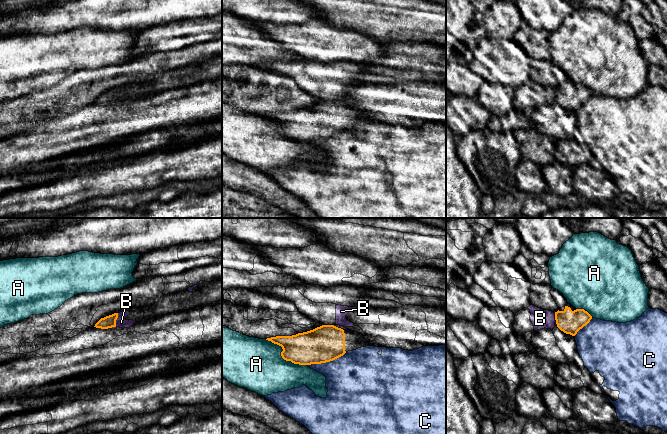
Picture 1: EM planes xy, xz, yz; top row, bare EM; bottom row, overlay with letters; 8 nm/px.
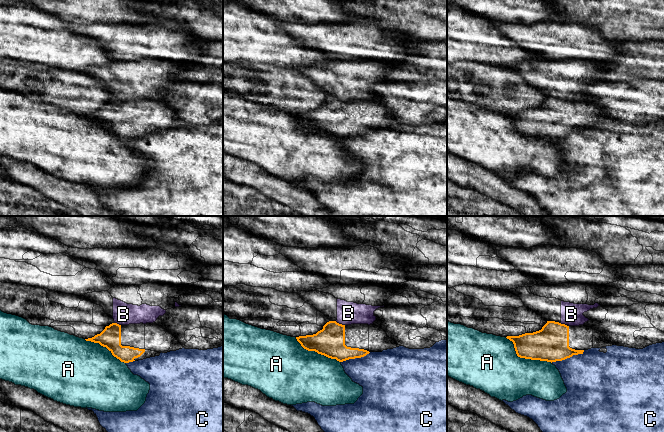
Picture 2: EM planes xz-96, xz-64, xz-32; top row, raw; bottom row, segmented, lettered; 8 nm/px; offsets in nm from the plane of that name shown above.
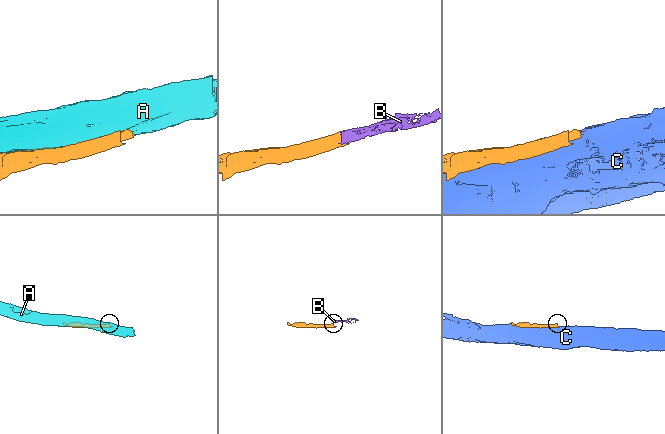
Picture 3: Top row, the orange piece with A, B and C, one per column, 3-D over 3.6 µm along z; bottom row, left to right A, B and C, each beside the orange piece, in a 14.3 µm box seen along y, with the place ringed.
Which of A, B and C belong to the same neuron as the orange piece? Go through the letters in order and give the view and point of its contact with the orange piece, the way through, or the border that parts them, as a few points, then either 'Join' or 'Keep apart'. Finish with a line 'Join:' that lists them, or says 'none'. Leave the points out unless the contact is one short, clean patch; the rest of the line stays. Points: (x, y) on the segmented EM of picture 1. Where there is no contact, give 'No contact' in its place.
A: Touches orange at xz (281, 355). Keep apart
B: Touches orange at xy (116, 319). Boundary: xy (118, 313), (115, 326). Keep apart
C: Touches orange at xz (326, 361). Keep apart
Join: none

